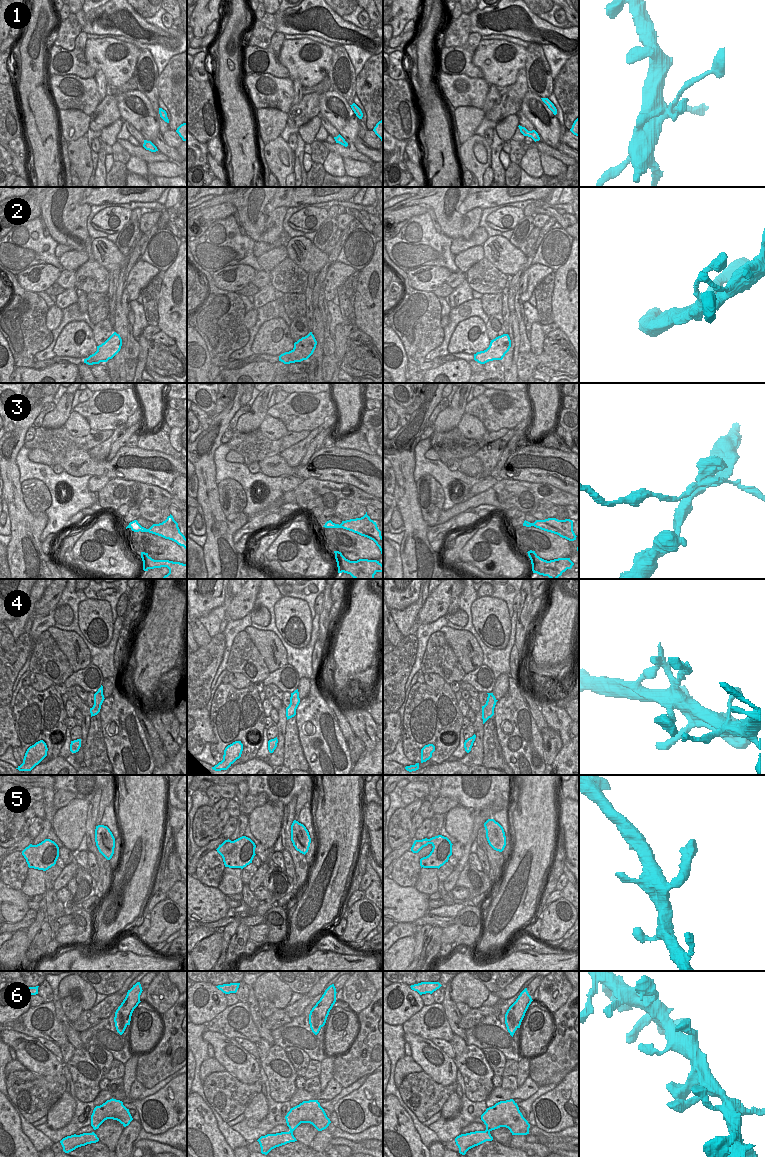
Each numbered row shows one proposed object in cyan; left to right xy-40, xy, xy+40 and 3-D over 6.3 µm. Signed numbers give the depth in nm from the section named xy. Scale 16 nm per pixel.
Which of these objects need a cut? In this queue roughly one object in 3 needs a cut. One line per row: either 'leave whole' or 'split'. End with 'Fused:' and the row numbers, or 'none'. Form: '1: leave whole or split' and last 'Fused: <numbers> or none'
1: leave whole
2: leave whole
3: split
4: split
5: leave whole
6: leave whole
Fused: 3, 4

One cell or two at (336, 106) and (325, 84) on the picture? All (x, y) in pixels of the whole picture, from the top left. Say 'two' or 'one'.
two

